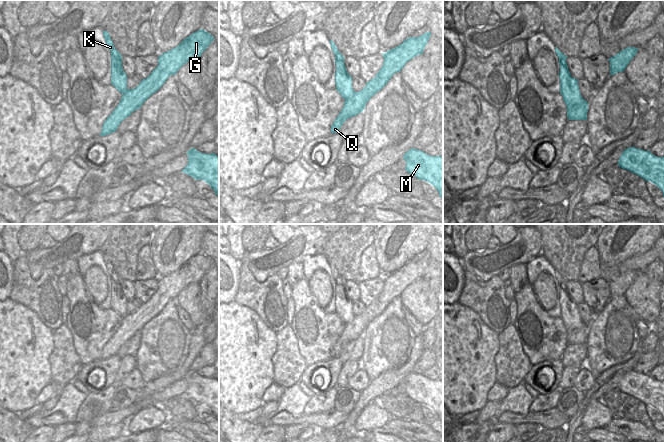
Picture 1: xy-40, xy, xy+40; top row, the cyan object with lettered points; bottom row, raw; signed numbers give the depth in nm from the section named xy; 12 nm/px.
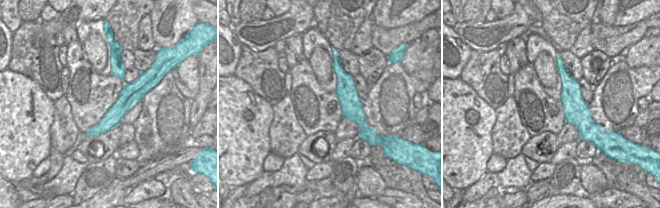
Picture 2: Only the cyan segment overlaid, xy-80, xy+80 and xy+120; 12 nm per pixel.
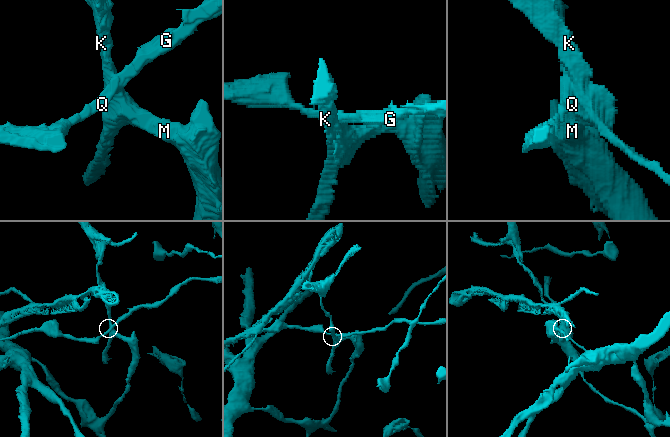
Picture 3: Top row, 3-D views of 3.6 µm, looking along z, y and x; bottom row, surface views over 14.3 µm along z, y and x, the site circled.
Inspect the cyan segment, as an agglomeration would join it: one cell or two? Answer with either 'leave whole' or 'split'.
split

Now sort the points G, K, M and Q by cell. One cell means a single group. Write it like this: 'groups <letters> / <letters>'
groups G Q / K M

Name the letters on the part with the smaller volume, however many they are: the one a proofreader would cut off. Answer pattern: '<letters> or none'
G, Q

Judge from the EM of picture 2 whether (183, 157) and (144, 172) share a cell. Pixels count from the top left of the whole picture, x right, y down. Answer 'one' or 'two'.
one

